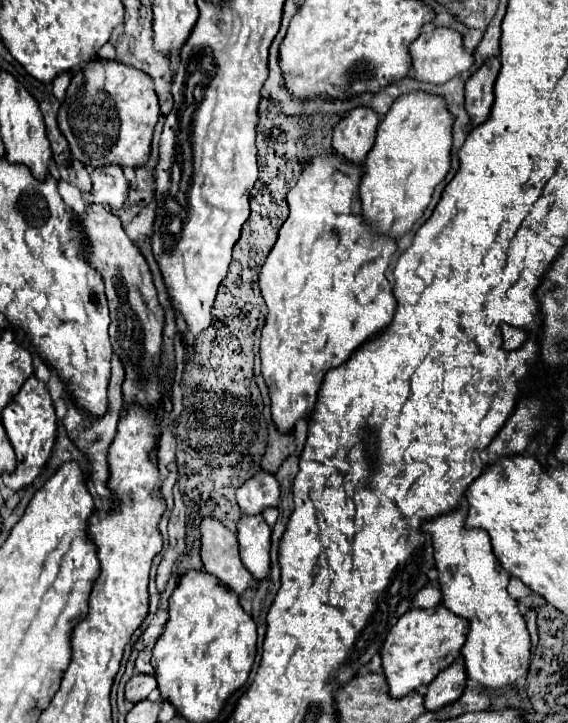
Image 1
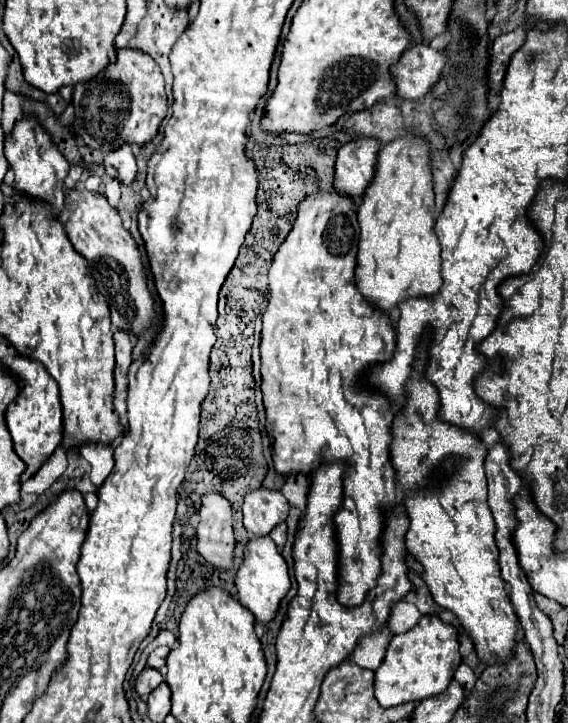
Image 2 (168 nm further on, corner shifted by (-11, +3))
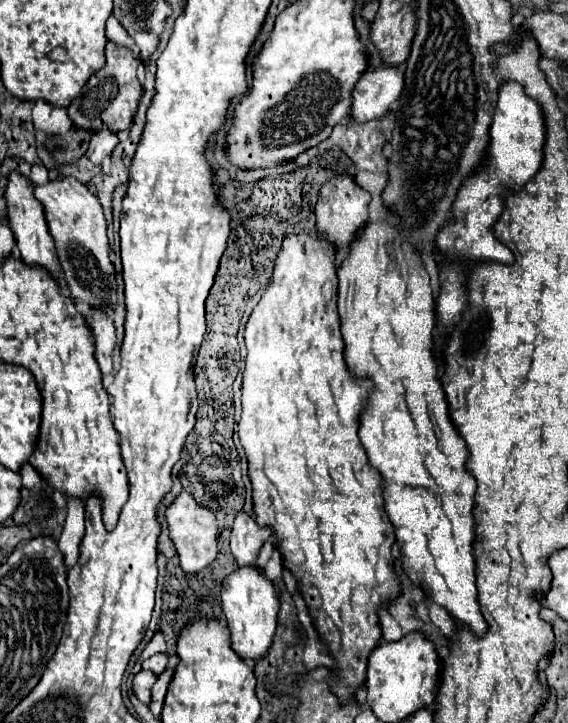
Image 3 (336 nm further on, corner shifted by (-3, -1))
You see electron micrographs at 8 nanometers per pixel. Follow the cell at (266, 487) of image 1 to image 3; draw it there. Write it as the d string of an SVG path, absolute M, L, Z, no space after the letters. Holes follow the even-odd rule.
M239 512L231 528L231 554L237 566L251 566L257 560L261 546L271 538L267 528L257 526L253 516Z

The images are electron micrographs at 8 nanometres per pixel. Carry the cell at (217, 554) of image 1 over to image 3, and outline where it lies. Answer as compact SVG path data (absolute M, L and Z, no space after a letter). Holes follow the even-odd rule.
M181 492L171 506L165 508L163 512L167 528L169 528L169 538L177 550L179 556L179 566L183 572L193 574L193 572L201 572L203 568L207 568L215 556L217 556L217 522L215 522L215 514L207 508L201 508L193 496L189 492Z

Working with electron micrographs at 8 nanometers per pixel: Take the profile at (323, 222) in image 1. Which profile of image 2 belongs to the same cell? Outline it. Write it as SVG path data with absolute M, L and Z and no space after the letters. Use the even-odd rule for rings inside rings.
M357 138L353 142L347 142L339 148L337 154L337 170L335 170L335 188L339 188L339 192L335 188L327 190L327 192L317 192L311 194L307 198L303 198L299 202L299 214L297 220L291 228L291 232L287 234L285 242L279 246L279 250L273 256L271 268L269 268L269 304L267 310L263 314L263 330L261 330L261 390L263 390L263 404L265 404L265 412L267 412L267 432L273 438L273 460L275 460L275 468L281 474L313 474L313 470L321 464L321 460L347 460L351 470L345 472L343 478L343 492L345 492L345 500L343 506L339 508L339 512L335 514L335 530L337 530L337 540L339 540L339 602L343 606L359 606L365 598L365 594L369 592L369 588L375 586L375 580L381 572L381 532L383 532L383 506L393 504L393 500L397 498L395 494L395 468L391 464L391 424L395 420L395 414L391 410L391 404L387 404L387 398L383 396L375 396L371 392L367 392L367 396L355 396L355 384L359 382L361 372L371 366L377 364L381 360L389 360L395 352L395 320L391 318L391 314L375 308L373 304L369 304L369 300L363 298L363 294L357 290L355 286L355 268L357 268L357 246L359 246L359 224L357 224L357 212L353 210L357 196L363 196L365 188L371 184L373 174L375 174L375 164L377 164L377 152L379 152L381 144L379 140L363 140Z

